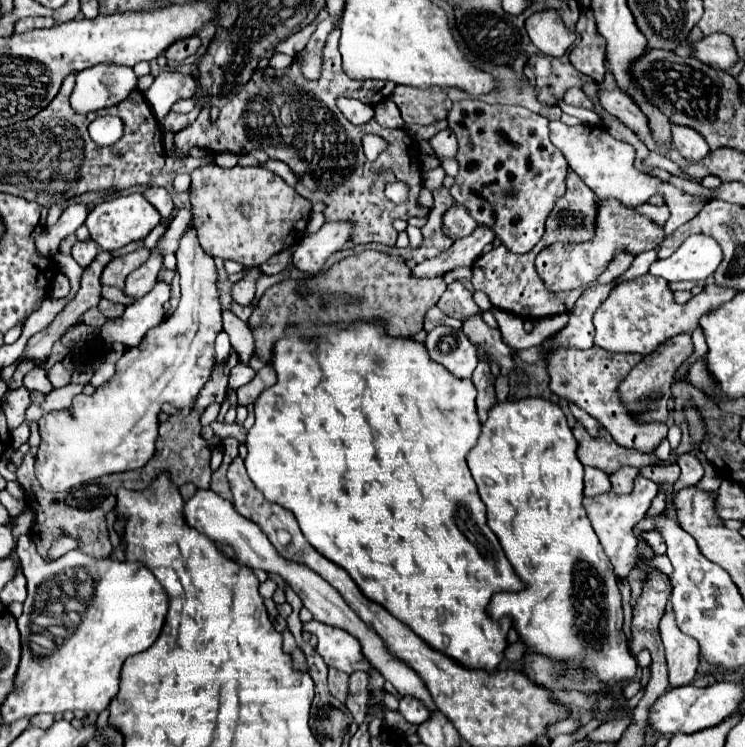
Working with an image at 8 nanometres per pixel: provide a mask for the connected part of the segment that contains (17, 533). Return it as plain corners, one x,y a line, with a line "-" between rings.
31,510
17,517
15,521
16,525
12,529
14,540
17,542
21,535
28,534
35,521
35,514

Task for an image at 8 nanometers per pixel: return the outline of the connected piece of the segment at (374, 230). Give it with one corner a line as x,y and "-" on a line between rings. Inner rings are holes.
334,27
328,35
328,41
326,41
326,47
324,47
324,65
322,65
322,79
320,81
306,81
302,77
302,71
300,71
300,65
298,63
292,63
290,67
282,69
276,73
276,69
272,67
266,67
266,69
260,69
252,75
252,79
240,89
240,93
228,101
222,111
220,111
220,117
212,123
210,119
210,113
208,109
202,109
198,119
188,125
186,129
178,131
176,137
174,137
174,143
176,143
176,155
178,157
186,157
188,151
198,145
202,149
208,149
212,151
214,155
220,153
220,151
230,151
230,153
236,153
236,155
244,155
244,153
250,153
252,149
262,149
268,153
270,159
278,159
278,161
284,161
292,173
298,177
298,185
296,185
296,193
306,197
308,201
322,201
326,207
324,207
324,219
326,223
330,221
350,221
354,225
352,229
352,235
350,235
350,241
356,245
364,245
364,243
382,243
382,245
396,245
396,237
398,237
398,231
392,227
394,219
410,219
410,217
424,217
428,211
424,207
418,205
418,193
422,189
422,175
420,175
420,167
416,163
416,143
414,141
408,141
406,143
406,131
402,129
386,129
386,127
380,127
376,121
368,121
366,125
362,127
354,127
342,113
340,109
336,107
336,99
338,97
354,97
354,99
360,99
362,103
368,103
368,105
374,105
374,103
380,103
384,99
384,81
354,81
350,79
344,71
342,71
342,59
340,59
340,51
338,51
338,37
340,37
340,29
-
260,75
294,75
294,83
298,87
298,93
296,95
286,95
282,97
280,101
276,99
268,99
268,97
260,97
260,91
254,95
254,77
260,77
-
288,101
292,105
292,127
284,127
280,123
280,115
278,115
278,107
-
364,135
380,135
388,141
388,163
394,163
394,165
388,165
388,167
382,167
386,169
386,177
378,175
376,173
376,165
370,165
370,161
366,159
364,155
364,149
362,149
362,137
-
384,181
404,181
410,189
410,197
406,203
402,205
396,205
392,203
386,195
384,195

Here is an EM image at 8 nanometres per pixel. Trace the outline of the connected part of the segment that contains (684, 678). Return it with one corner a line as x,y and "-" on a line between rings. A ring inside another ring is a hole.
666,611
660,621
660,635
666,647
666,661
670,671
670,685
682,687
686,683
692,683
698,667
698,641
692,637
686,637
678,625
674,611

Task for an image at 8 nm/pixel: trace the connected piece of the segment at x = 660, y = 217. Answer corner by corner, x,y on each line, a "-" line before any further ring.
644,203
644,205
636,207
636,211
650,217
656,225
664,225
668,221
668,207
650,207
648,203

